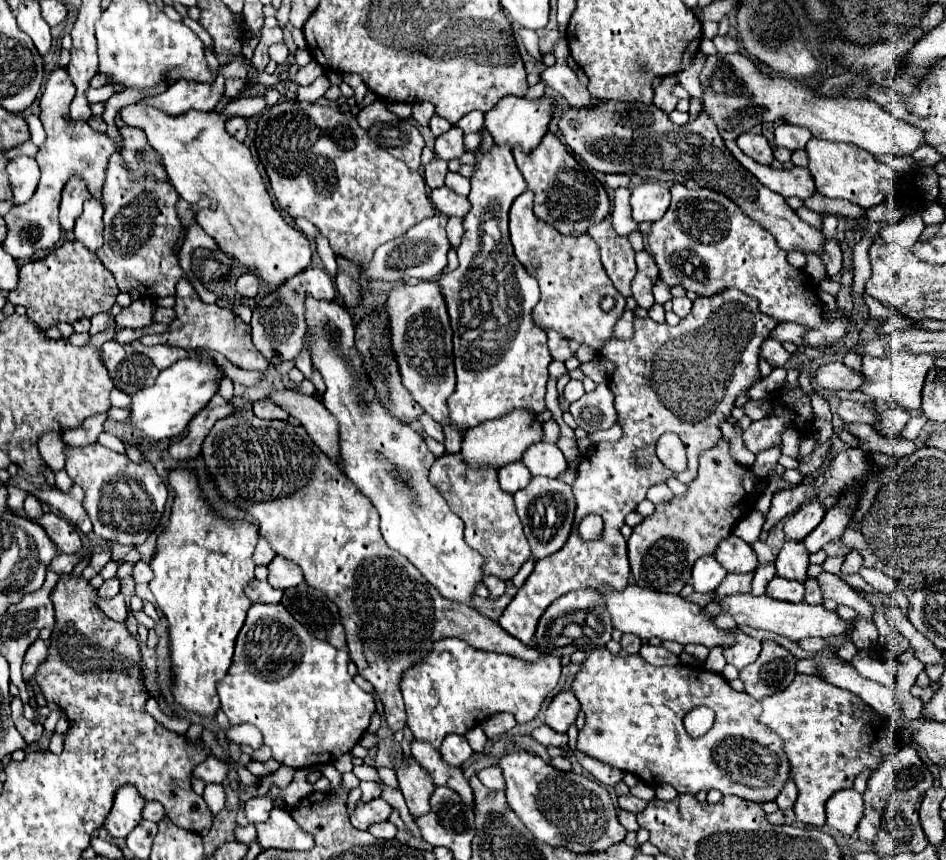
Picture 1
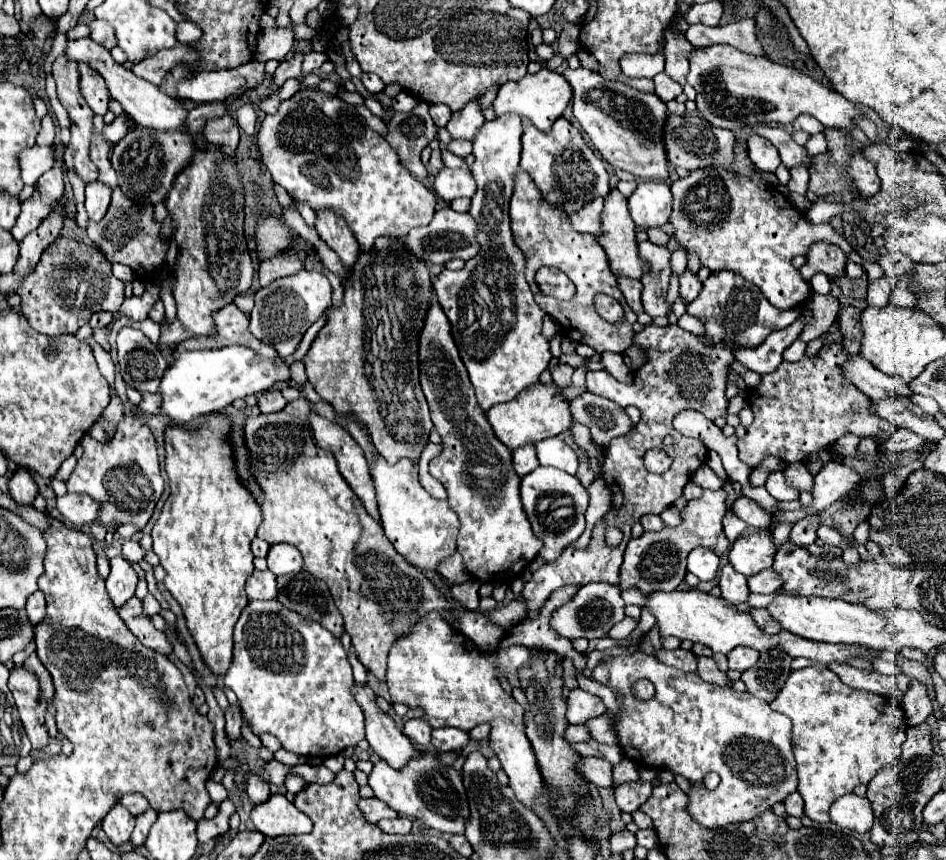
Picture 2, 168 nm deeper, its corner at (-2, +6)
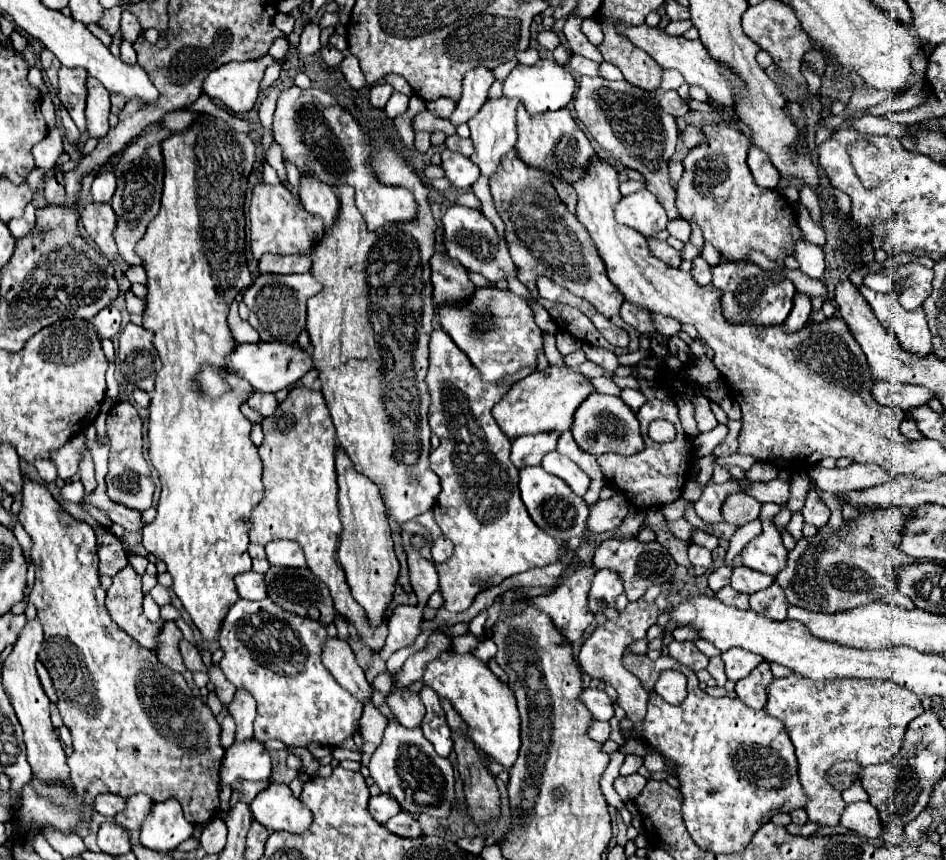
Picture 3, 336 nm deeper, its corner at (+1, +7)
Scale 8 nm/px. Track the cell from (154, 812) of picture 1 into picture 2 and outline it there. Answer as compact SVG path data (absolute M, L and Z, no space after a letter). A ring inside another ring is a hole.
M127 794L121 798L121 804L127 810L131 810L131 814L135 814L135 816L143 814L143 810L149 808L149 802L147 802L147 798L143 798L143 794Z

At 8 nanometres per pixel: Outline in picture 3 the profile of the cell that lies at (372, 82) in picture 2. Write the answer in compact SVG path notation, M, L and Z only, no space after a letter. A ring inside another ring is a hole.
M354 55L344 57L340 69L342 69L342 73L344 73L344 77L346 77L346 81L350 83L352 89L362 89L366 85L366 79L364 79L360 65L358 65L358 57L354 57Z

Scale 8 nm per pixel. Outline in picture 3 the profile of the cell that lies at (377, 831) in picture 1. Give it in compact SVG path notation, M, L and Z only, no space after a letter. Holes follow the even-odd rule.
M400 811L396 817L392 817L386 827L400 835L400 837L420 837L422 835L422 829L420 829L420 823L406 811Z

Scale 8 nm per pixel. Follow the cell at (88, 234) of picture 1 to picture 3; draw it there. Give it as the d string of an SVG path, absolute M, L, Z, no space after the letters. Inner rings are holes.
M102 171L92 183L92 201L94 203L108 203L116 189L116 175L114 171Z

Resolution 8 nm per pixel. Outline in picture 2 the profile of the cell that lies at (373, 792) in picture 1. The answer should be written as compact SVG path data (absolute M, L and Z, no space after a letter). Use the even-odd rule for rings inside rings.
M423 752L419 760L413 760L403 772L389 768L387 762L379 760L369 774L369 786L375 796L387 802L399 816L415 818L433 830L447 834L465 834L465 824L469 818L469 804L461 776L455 768L435 762L437 756Z

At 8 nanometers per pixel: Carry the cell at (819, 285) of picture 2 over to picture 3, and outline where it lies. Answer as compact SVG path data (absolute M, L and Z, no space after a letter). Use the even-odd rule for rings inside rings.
M800 241L800 245L796 245L794 249L794 259L800 263L800 271L810 275L812 279L822 279L824 273L824 253L820 247Z

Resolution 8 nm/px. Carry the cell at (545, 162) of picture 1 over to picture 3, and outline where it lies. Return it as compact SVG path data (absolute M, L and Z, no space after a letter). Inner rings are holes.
M518 105L516 131L518 131L516 151L520 153L520 159L532 167L546 171L548 175L554 173L568 183L580 181L586 167L590 165L590 157L594 155L594 149L586 133L578 127L578 123L574 121L574 117L566 107L552 113L540 113L540 117L532 117L524 109L524 105Z

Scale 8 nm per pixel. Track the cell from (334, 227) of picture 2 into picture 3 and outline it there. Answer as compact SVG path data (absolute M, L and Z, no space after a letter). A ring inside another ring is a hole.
M300 175L298 197L308 213L322 217L326 227L334 225L340 203L338 203L338 197L336 197L336 191L332 185L324 185L322 181L312 181L312 179Z

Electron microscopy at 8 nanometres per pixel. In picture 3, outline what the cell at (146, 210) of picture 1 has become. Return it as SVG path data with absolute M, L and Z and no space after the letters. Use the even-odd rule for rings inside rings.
M88 203L82 207L82 227L88 231L88 235L94 239L94 243L100 247L102 255L108 259L118 259L120 261L120 269L126 271L128 265L120 259L112 231L116 227L116 215L110 203Z

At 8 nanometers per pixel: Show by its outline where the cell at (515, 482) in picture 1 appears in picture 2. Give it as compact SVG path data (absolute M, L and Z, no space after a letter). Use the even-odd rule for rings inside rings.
M521 446L519 450L513 452L513 468L515 468L515 472L519 476L529 474L537 466L539 466L539 460L535 456L535 448L533 446Z

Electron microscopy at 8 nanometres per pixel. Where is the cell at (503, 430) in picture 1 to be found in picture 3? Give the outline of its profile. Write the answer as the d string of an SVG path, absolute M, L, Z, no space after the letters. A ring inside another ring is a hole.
M548 367L544 371L534 371L526 379L514 383L510 391L502 397L502 401L492 409L492 415L498 427L508 435L508 439L516 439L526 433L540 431L568 431L572 425L572 415L578 405L594 393L594 387L588 377L570 367Z

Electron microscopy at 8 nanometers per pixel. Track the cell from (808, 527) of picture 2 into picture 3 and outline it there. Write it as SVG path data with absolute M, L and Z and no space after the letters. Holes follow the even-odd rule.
M810 491L808 497L806 497L806 501L804 501L802 515L804 515L804 521L806 523L812 523L816 527L822 527L830 519L830 509L826 507L826 503L820 499L820 495L816 491Z

